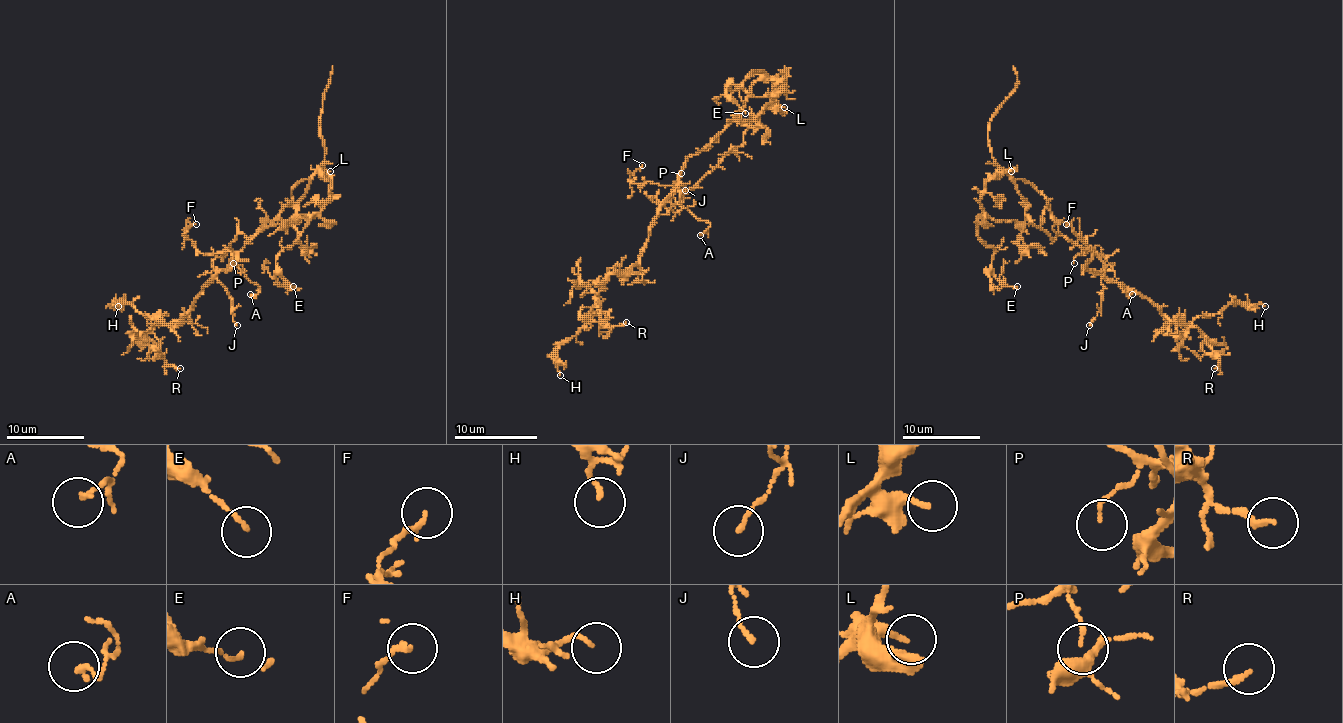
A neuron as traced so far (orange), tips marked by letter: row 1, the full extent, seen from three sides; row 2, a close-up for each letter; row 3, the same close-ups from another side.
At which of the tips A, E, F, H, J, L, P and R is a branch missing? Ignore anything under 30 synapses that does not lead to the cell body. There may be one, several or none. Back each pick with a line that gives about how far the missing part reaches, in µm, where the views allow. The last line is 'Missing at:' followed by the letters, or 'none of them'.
Missing at: none of them

